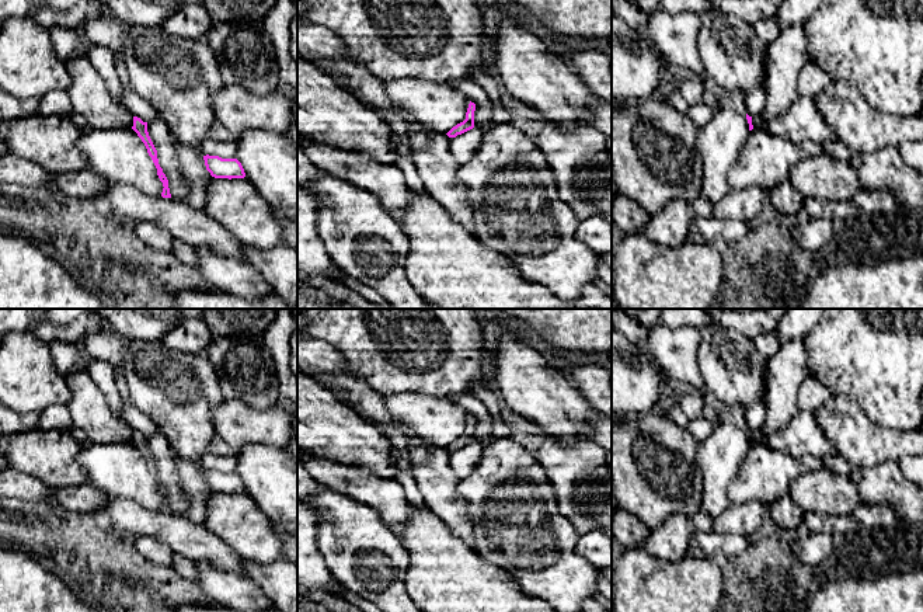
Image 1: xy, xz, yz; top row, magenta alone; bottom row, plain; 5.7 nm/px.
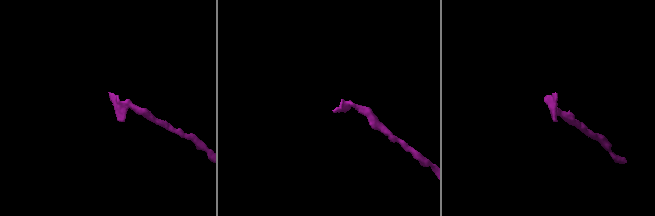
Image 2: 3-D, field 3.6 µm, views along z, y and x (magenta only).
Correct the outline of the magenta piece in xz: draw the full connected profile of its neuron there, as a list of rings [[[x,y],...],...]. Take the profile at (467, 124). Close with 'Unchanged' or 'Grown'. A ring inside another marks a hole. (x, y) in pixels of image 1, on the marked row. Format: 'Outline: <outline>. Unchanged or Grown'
Outline: [[[470,101],[467,112],[466,112],[466,119],[456,126],[453,126],[446,135],[449,138],[456,138],[457,135],[462,135],[470,129],[474,128],[474,111],[476,111],[476,104]]]. Unchanged

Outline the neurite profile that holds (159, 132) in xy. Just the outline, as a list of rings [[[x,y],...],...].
[[[161,119],[147,122],[147,132],[157,150],[159,164],[168,180],[171,198],[184,201],[188,195],[189,185],[182,174],[167,124]]]

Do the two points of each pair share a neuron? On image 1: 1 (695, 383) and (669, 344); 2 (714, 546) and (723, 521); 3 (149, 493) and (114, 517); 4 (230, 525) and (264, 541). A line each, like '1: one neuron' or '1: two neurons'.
1: one neuron
2: two neurons
3: two neurons
4: one neuron

